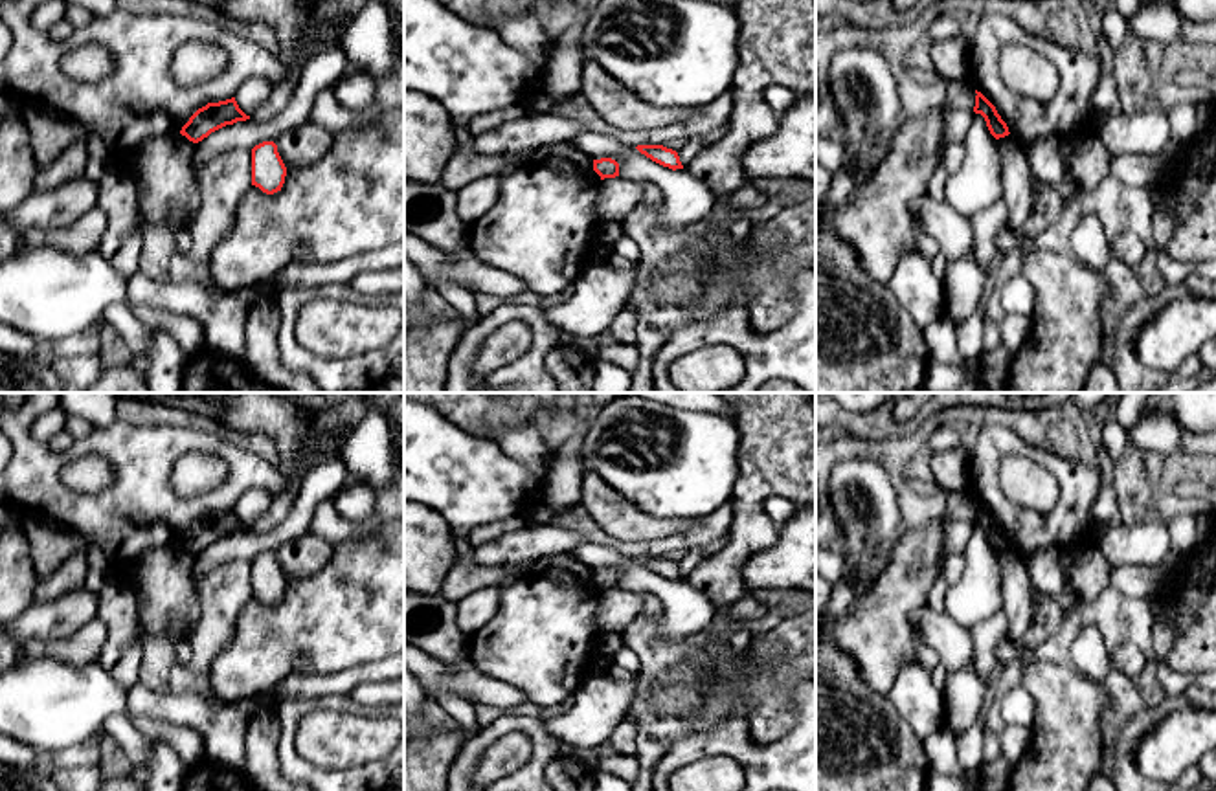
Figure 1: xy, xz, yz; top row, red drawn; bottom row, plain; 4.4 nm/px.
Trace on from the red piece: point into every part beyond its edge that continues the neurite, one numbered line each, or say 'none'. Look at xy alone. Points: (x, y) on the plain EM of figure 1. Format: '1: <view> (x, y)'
none

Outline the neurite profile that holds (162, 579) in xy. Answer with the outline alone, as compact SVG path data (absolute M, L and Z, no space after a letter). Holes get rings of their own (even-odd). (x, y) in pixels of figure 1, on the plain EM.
M163 545L147 551L127 571L136 591L138 615L145 633L169 635L173 618L186 622L189 637L200 617L198 585L193 580L195 554L182 545Z

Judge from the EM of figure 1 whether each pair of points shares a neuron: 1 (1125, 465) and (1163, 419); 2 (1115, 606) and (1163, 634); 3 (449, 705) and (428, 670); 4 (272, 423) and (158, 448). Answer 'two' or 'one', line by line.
1: two
2: two
3: two
4: two

